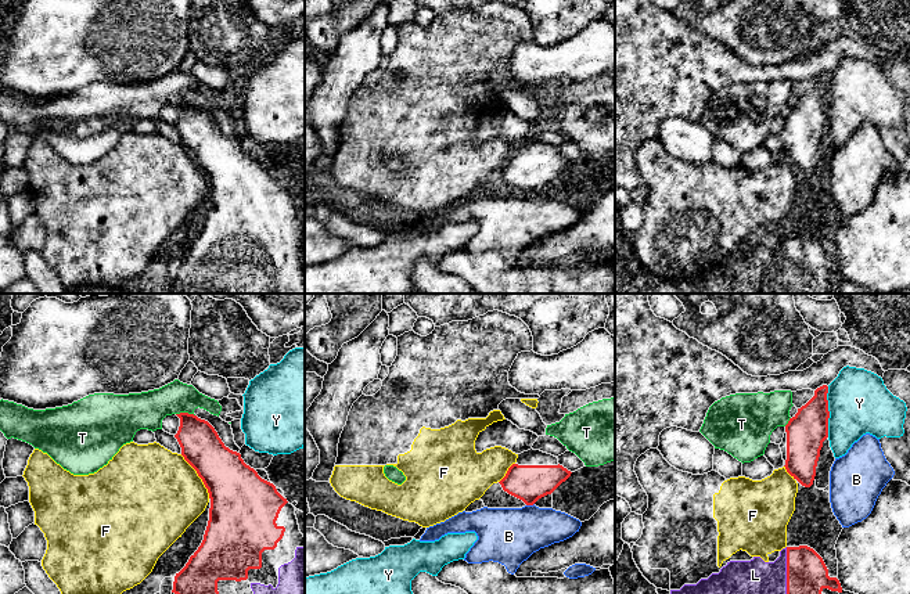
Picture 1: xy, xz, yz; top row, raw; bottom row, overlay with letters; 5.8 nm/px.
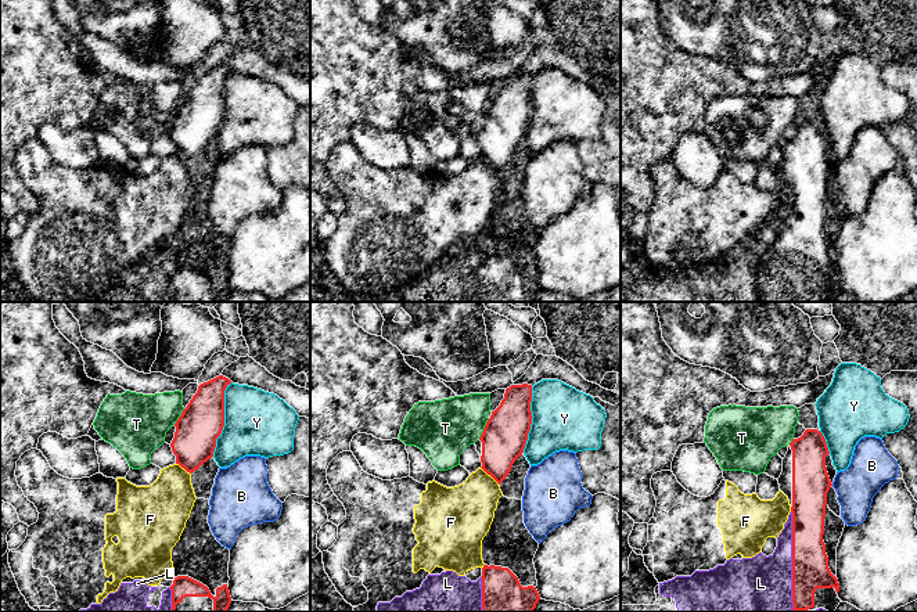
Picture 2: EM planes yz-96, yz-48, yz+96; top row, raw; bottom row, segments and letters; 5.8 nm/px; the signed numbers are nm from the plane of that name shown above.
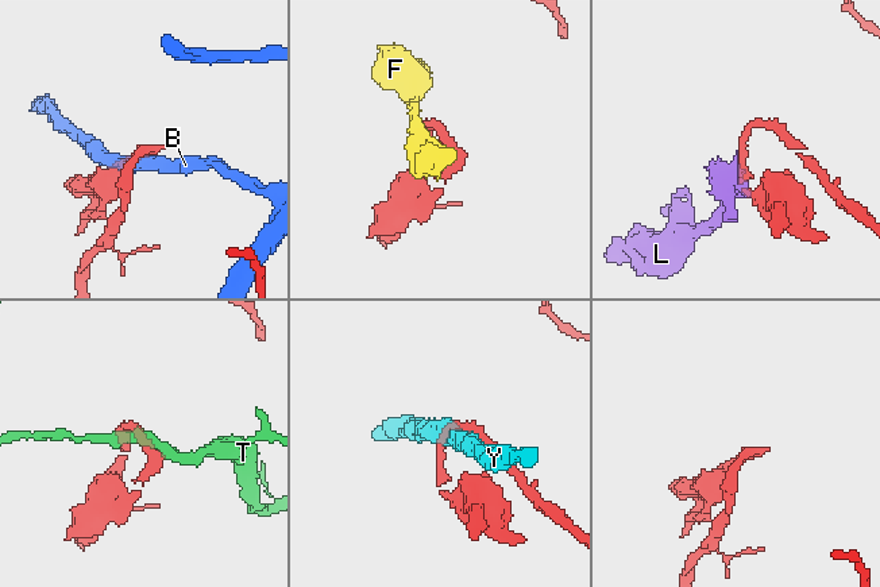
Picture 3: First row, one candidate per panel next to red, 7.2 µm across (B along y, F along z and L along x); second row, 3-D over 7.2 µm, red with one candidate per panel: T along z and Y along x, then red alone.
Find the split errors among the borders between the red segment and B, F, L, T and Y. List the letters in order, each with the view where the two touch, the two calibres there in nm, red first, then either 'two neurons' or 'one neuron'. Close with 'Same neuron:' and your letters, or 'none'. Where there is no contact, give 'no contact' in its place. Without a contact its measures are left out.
B: meets red in xz; 200 nm thick on the red side, 320 nm on the other; two neurons
F: meets red in xy; 320 nm thick on the red side, 480 nm on the other; two neurons
L: meets red in yz; 240 nm thick on the red side, 420 nm on the other; one neuron
T: meets red in xy; 240 nm thick on the red side, 220 nm on the other; two neurons
Y: meets red in yz; 220 nm thick on the red side, 360 nm on the other; two neurons
Same neuron: L

